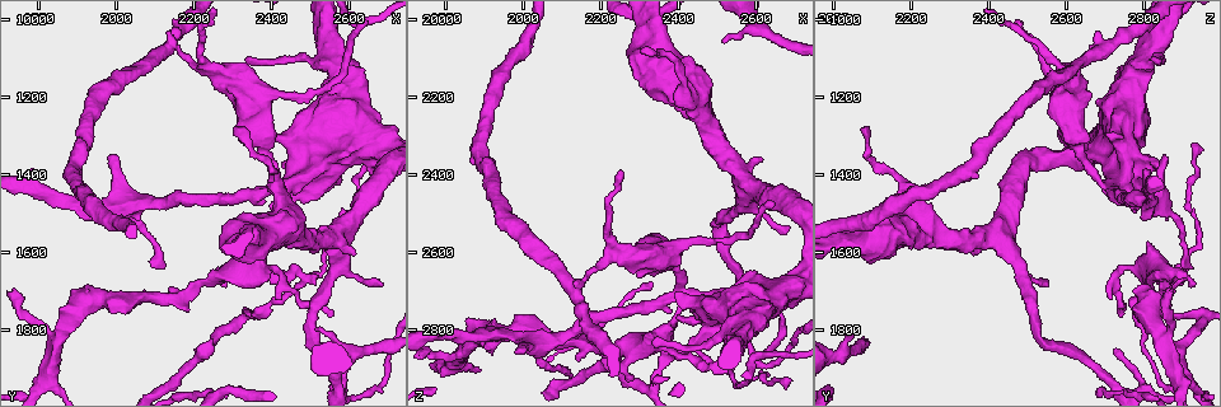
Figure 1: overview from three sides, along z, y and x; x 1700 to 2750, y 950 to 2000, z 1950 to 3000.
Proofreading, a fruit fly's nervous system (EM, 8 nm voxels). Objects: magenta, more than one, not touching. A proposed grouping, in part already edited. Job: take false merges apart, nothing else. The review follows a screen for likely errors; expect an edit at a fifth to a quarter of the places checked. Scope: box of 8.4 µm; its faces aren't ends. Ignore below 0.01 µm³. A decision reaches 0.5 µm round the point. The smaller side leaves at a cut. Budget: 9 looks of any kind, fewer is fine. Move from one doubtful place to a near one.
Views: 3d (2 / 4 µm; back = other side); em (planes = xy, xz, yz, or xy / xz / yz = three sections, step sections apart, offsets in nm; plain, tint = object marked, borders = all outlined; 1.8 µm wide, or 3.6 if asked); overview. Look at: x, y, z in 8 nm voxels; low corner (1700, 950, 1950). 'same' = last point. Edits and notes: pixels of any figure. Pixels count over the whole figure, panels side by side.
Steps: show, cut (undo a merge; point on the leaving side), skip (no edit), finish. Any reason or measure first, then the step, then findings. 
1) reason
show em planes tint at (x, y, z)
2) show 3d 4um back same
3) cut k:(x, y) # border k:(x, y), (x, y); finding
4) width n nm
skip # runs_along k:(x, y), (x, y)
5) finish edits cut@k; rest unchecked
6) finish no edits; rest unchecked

show 3d 4um at (2515, 1320, 2745)

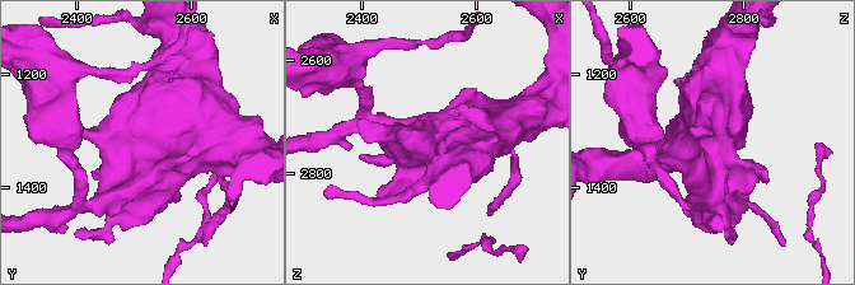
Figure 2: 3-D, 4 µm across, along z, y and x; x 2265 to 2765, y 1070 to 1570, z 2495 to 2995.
show em planes tint at (2520, 1325, 2750)

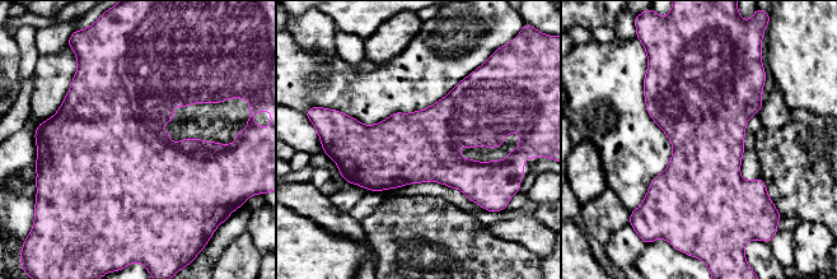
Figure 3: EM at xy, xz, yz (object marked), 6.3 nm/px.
skip # all the same cell

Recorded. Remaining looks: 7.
thin arm on a thick one
show 3d 4um at (2435, 1665, 2875)

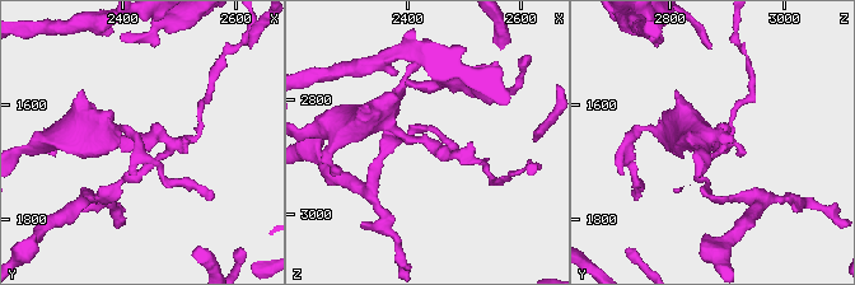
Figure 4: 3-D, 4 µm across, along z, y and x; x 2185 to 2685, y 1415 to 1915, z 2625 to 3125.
arms 3
show em xz step 16 tint at (2440, 1665, 2880)

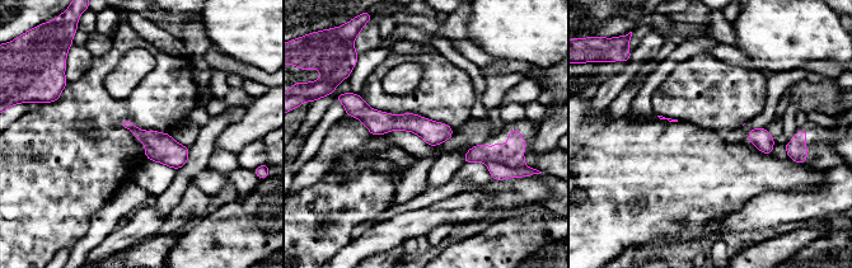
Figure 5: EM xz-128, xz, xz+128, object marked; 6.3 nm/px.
show em planes tint same

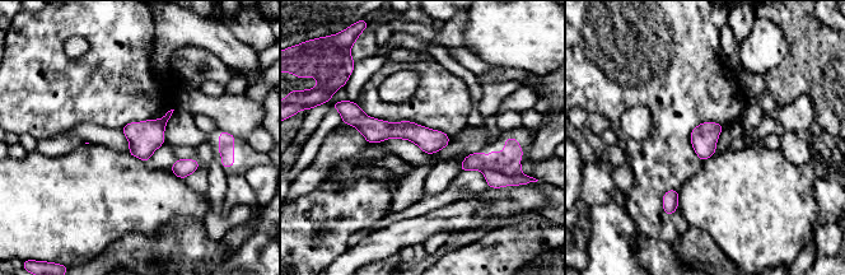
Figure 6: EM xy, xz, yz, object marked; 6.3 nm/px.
width 150 nm
cut 6:(495, 180) # border 6:(481, 169), (490, 168), (505, 175); a second cell is stuck on

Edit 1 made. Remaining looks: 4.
thick turns thin
show em 3.6um planes tint at (2325, 1570, 2040)

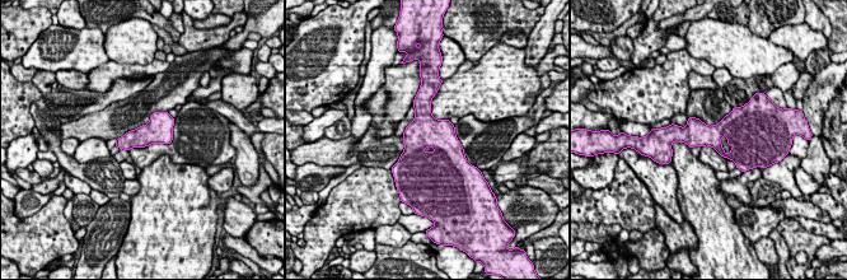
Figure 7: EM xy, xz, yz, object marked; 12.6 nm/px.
skip # all the same cell

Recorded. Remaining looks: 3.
side arm on a straight run
show em xy step 8 tint at (2135, 1070, 2695)

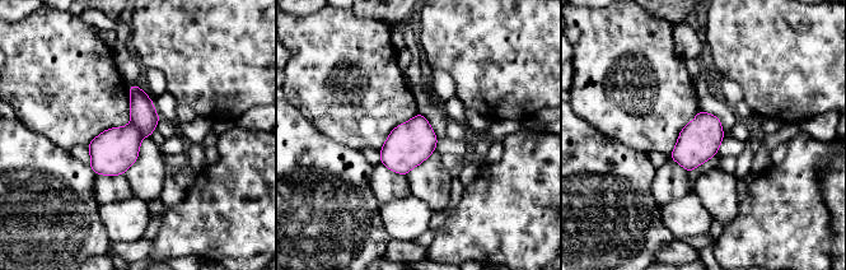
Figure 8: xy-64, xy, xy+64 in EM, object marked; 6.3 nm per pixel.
show em planes tint same

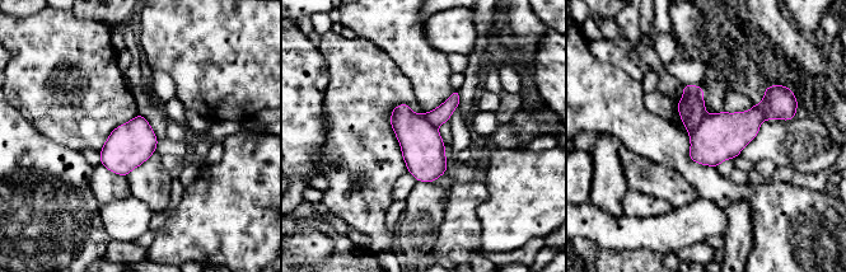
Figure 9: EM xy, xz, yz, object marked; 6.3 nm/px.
cut 9:(720, 136) # border 9:(706, 115), (700, 125), (688, 134); a second cell is stuck on

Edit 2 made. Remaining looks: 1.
finish edits cut@6, cut@9; rest unchecked

